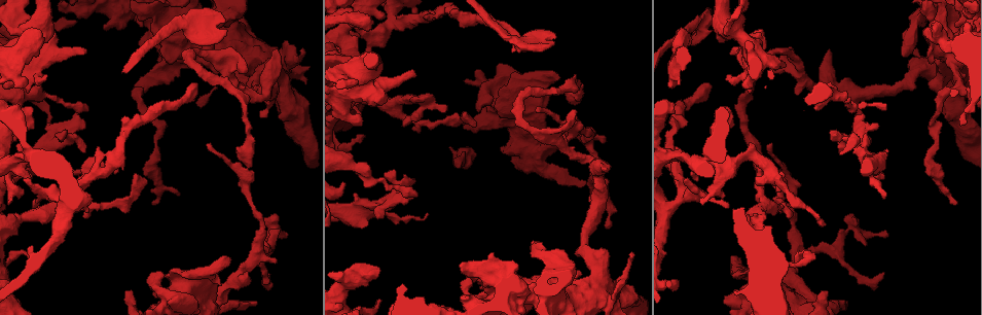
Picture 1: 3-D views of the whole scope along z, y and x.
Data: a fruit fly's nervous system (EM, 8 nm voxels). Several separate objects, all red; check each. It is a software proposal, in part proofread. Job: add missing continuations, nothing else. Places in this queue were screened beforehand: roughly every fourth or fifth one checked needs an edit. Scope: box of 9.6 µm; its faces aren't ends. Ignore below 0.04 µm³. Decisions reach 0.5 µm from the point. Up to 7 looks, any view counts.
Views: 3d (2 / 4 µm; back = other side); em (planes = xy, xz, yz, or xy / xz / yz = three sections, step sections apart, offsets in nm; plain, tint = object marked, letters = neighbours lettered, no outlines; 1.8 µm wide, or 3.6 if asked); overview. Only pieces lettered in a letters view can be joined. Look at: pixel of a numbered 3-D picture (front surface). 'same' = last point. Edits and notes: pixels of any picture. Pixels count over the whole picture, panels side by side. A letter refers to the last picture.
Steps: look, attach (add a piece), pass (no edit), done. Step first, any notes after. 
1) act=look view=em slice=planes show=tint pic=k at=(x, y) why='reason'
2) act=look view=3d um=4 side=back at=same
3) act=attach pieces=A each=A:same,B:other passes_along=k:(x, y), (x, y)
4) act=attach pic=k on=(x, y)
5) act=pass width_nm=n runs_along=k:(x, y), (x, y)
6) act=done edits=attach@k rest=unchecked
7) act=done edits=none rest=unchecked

act=look view=3d um=2 pic=1 at=(303, 48) why='an open end'

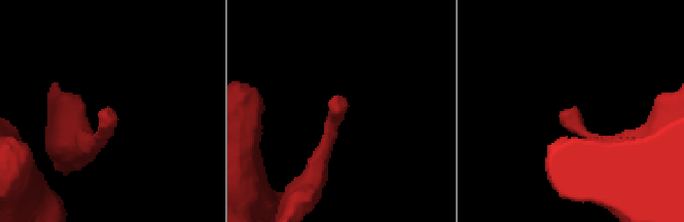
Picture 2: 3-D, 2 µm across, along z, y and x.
act=look view=em slice=xz step=16 show=letters pic=2 at=(560, 115) why='now the EM'

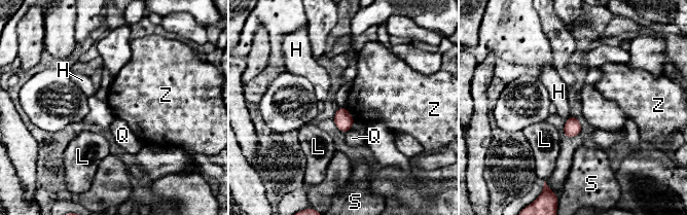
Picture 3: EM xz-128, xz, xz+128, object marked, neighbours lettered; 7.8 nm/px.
act=look view=em slice=xy step=8 show=letters at=same why='another direction'

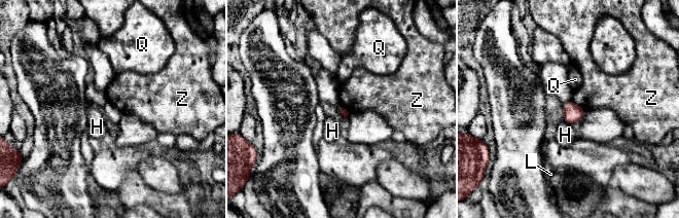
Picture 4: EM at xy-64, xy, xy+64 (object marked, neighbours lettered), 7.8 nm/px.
act=pass each=H:other,L:other,Q:other,Z:other border=4:(571, 99), (584, 111) found='none of them fits'

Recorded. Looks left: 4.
act=look view=em slice=planes show=letters pic=1 at=(701, 27)

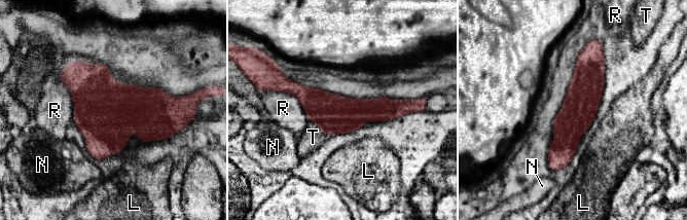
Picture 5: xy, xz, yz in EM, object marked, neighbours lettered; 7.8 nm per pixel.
act=attach pic=5 on=(313, 137) width_nm=280 each=L:other,N:other,R:other,T:same passes_along=5:(334, 114), (319, 126), (313, 137) found='the neuron continues'

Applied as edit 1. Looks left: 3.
act=look view=3d um=2 pic=1 at=(712, 85) why='end of a long branch'

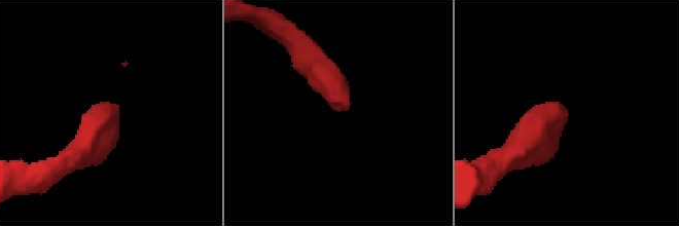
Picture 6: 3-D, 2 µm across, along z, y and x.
act=look view=em um=3.6 slice=xy step=8 show=letters pic=6 at=(343, 109) why='need the tissue'

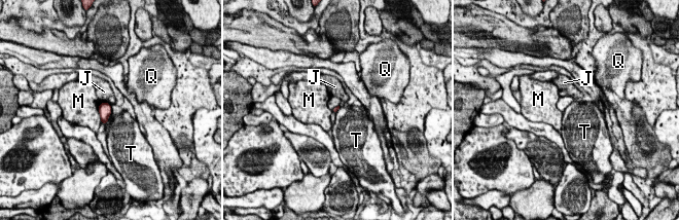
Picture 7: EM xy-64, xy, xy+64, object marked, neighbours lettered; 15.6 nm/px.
act=pass longest_contact=M:300nm each=J:other,M:other,Q:other,T:other border=7:(111, 113), (105, 124) found='no lettered piece goes on from it'

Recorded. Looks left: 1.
act=done edits=attach@5 rest=unchecked

